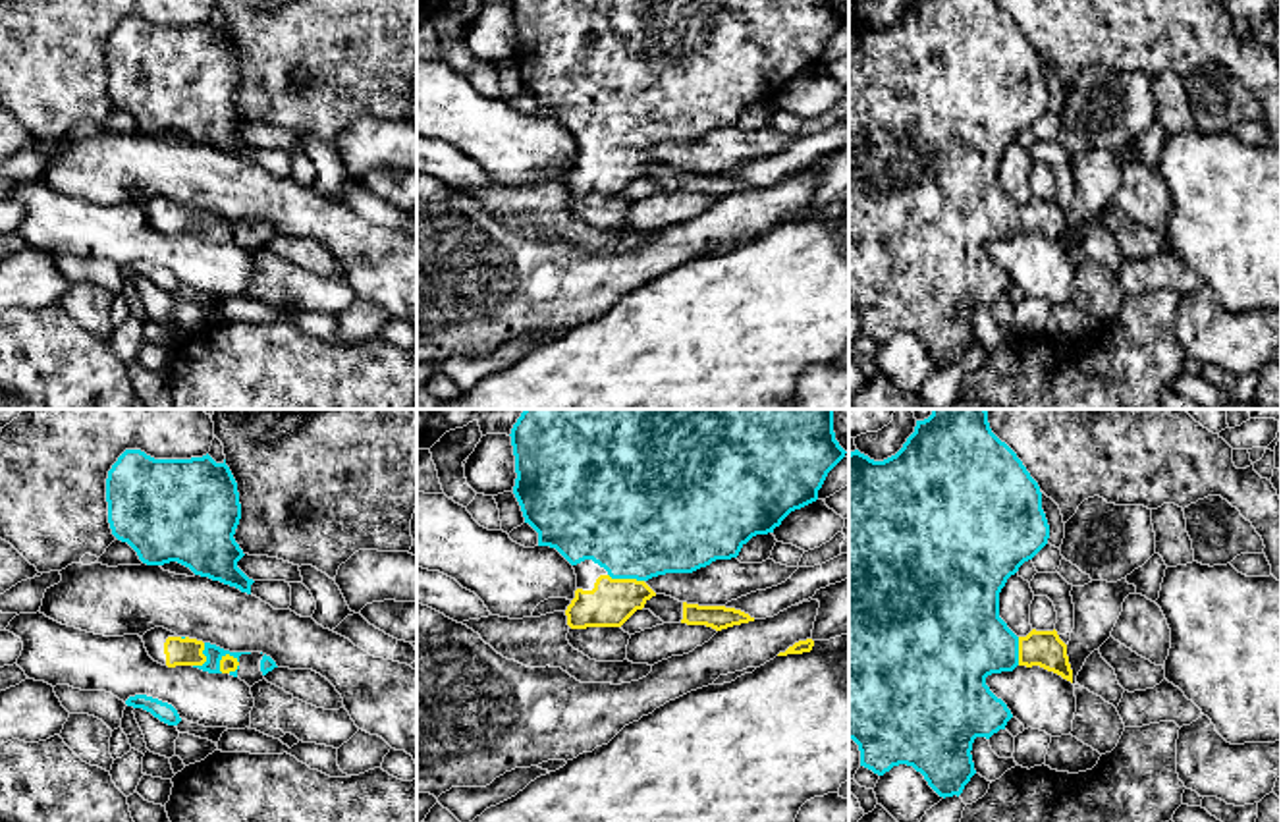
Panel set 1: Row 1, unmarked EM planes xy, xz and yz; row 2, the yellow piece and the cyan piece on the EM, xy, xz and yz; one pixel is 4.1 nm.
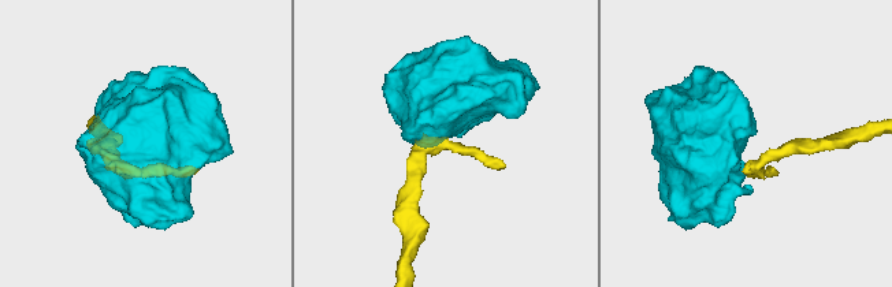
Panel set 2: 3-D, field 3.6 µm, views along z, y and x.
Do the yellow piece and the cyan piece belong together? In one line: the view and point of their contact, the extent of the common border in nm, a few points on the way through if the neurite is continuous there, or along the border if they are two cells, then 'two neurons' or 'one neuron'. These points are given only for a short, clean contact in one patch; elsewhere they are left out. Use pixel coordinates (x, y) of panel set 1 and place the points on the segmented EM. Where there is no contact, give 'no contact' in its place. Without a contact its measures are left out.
meets yellow in xy at (224, 657); contact 100 nm long; runs through xy (228, 662), (224, 657), (213, 653); one neuron

